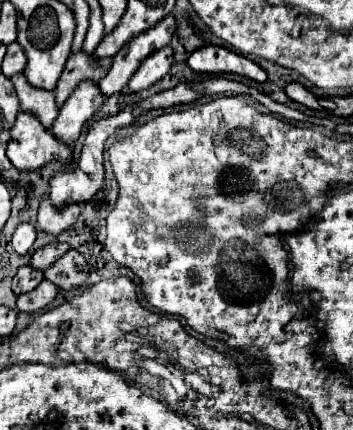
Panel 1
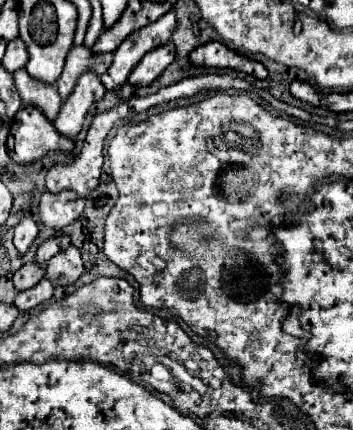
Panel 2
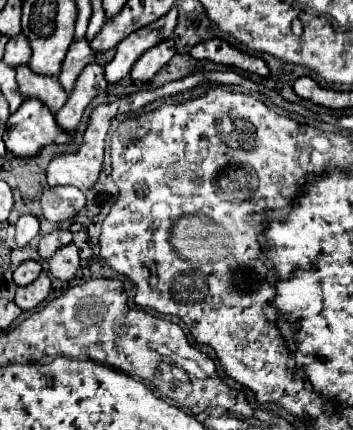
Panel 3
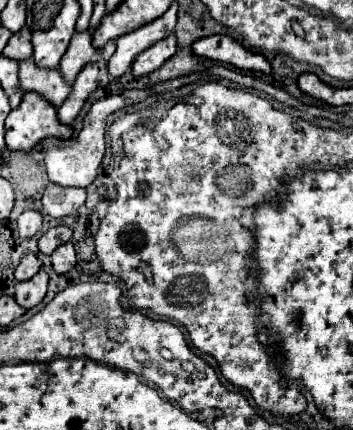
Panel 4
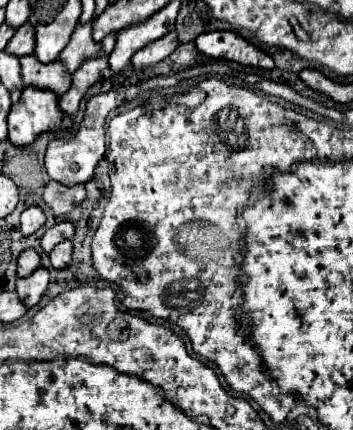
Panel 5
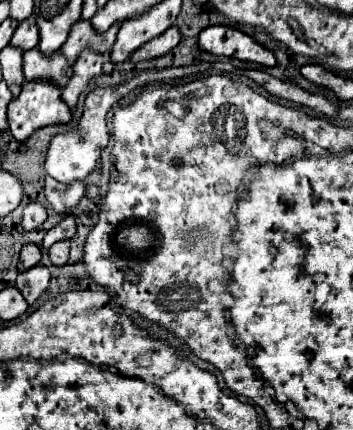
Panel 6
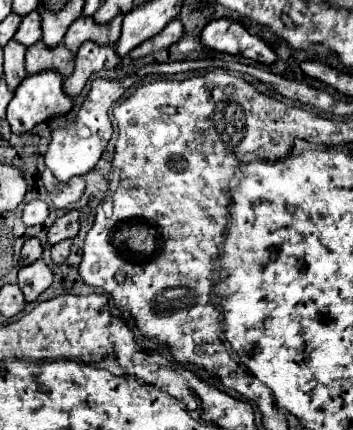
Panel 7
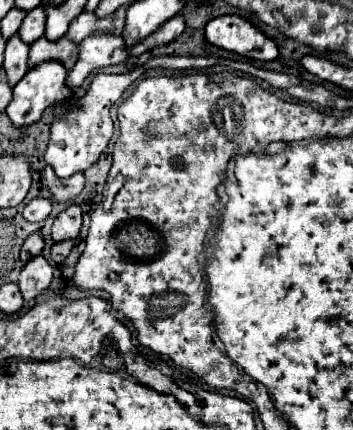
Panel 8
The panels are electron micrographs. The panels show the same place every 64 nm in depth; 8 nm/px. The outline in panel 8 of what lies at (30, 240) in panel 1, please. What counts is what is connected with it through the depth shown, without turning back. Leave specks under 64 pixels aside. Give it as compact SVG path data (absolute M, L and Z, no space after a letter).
M34 198L24 208L24 218L28 222L42 222L52 210L52 202L48 198Z

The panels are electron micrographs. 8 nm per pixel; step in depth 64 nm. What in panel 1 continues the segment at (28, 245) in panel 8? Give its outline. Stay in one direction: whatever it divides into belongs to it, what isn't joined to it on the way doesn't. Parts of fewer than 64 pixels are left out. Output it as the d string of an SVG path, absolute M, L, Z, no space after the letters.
M22 266L22 268L18 268L18 272L12 280L12 290L16 296L26 294L26 292L34 290L42 280L44 280L44 272L34 270L32 266Z

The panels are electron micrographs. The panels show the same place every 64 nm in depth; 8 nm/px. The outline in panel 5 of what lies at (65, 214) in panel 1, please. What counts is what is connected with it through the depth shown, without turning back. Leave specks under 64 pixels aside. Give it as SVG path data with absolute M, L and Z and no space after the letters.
M50 180L44 188L44 202L52 208L56 216L64 216L74 210L84 200L84 186L64 186Z

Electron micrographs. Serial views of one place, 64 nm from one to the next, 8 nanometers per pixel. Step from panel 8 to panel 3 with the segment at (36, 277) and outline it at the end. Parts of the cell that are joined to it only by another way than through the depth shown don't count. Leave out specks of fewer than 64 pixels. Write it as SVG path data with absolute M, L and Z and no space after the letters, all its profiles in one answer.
M42 272L32 284L28 284L28 286L18 286L14 302L16 302L22 310L30 310L30 308L38 306L42 300L46 300L48 290L50 290L50 278Z

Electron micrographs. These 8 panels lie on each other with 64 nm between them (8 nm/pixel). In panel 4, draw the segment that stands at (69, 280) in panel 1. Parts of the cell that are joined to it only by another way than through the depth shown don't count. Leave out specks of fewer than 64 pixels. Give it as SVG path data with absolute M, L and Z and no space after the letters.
M66 242L60 248L56 248L50 258L52 258L52 268L58 274L64 274L64 272L68 272L70 268L76 266L76 252L74 252L72 242Z

